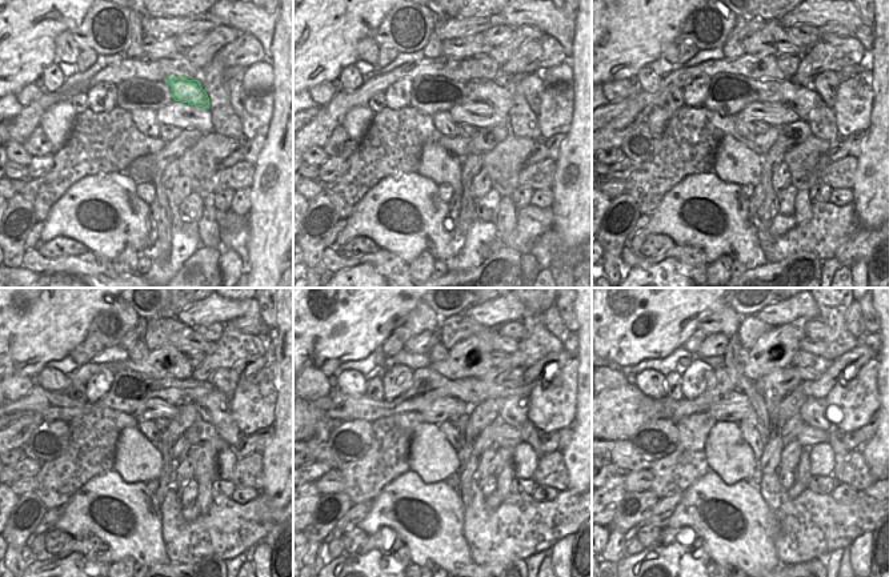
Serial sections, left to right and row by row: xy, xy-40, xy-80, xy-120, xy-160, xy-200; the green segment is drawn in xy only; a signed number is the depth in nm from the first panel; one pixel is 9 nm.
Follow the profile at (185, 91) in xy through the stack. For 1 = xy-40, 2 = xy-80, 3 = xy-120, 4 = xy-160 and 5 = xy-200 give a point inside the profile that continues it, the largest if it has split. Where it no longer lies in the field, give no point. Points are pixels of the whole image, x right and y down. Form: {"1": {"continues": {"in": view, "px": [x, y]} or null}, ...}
{"1": {"continues": {"in": "xy-40", "px": [491, 92]}}, "2": {"continues": {"in": "xy-80", "px": [801, 99]}}, "3": {"continues": {"in": "xy-120", "px": [212, 408]}}, "4": {"continues": {"in": "xy-160", "px": [513, 412]}}, "5": {"continues": {"in": "xy-200", "px": [812, 412]}}}

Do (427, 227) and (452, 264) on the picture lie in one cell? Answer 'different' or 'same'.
different

